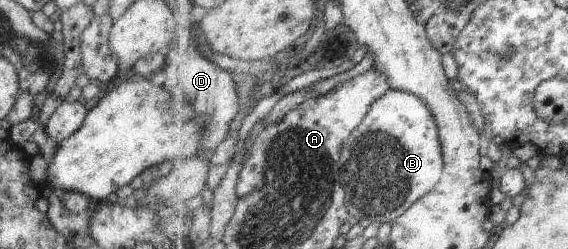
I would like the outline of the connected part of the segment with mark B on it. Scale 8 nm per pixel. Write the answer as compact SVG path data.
M388 90L385 96L374 102L365 122L354 130L342 150L340 174L349 214L358 218L364 225L380 226L384 222L393 223L415 202L435 189L443 177L444 170L445 158L439 126L427 103L409 92Z

